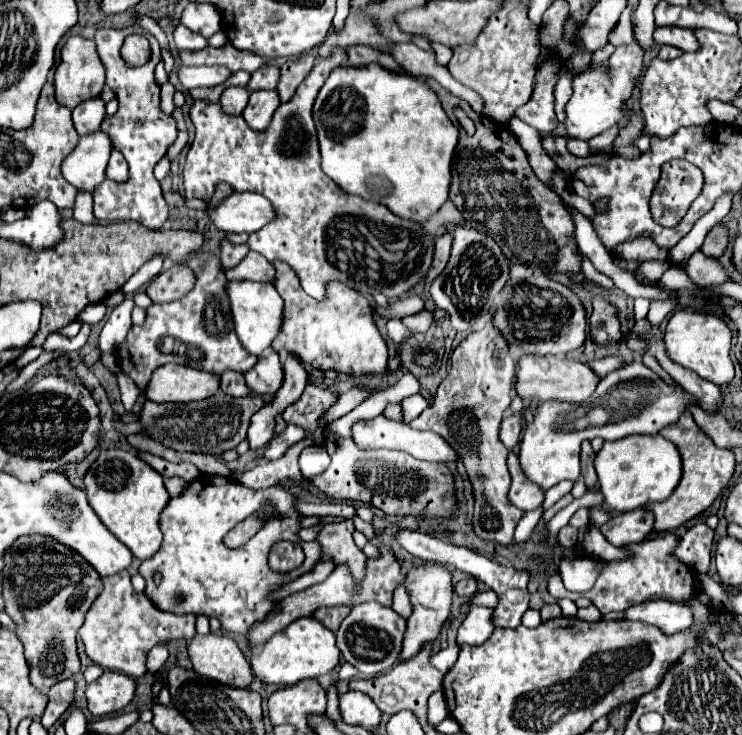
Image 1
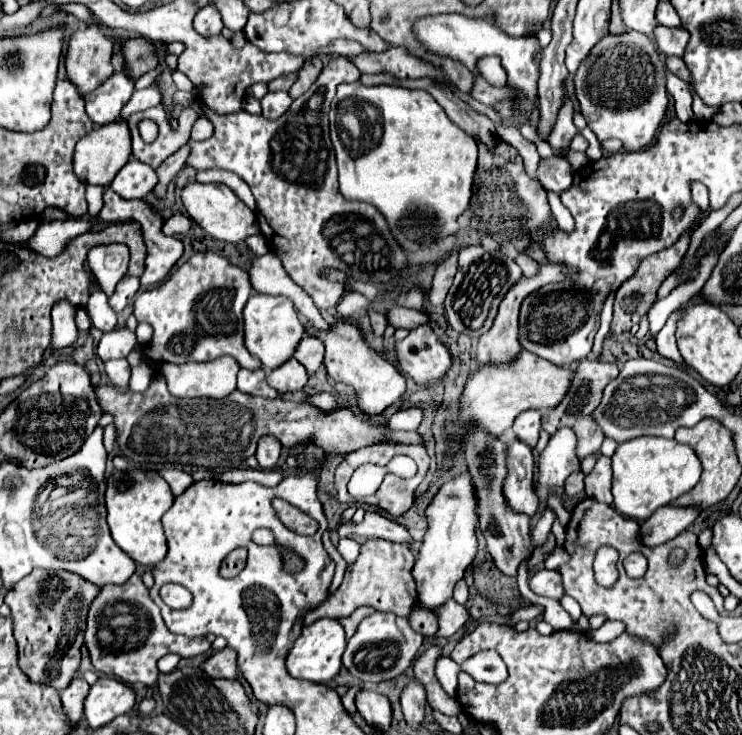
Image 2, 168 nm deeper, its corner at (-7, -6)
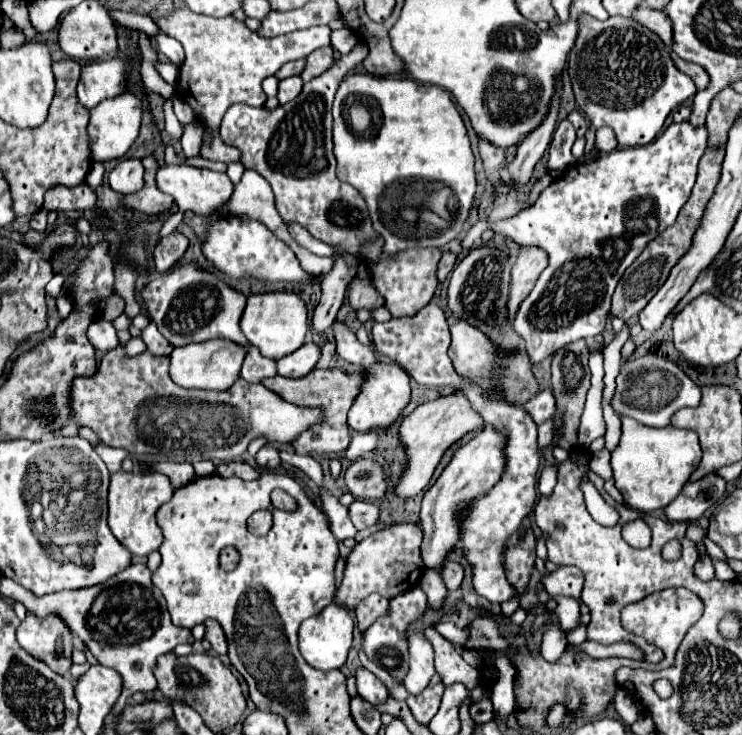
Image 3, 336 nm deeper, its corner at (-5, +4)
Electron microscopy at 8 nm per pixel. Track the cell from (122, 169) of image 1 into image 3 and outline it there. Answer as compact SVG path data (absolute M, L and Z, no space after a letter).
M128 158L116 164L116 168L110 172L108 182L112 190L120 194L134 194L144 186L144 166L140 158Z

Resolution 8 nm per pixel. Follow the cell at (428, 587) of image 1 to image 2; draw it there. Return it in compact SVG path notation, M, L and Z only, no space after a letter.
M468 472L448 480L438 490L434 500L426 508L426 520L428 520L428 532L422 540L422 548L412 574L418 586L420 602L424 604L426 610L432 610L452 598L456 582L464 576L464 570L472 564L478 550L478 540L476 540L478 500Z

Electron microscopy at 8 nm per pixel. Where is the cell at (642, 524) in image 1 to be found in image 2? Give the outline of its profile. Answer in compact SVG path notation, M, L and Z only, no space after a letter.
M664 506L656 510L646 522L640 524L642 528L642 542L646 546L658 546L674 536L678 536L682 530L686 530L702 512L700 506L692 508L678 508L678 506Z

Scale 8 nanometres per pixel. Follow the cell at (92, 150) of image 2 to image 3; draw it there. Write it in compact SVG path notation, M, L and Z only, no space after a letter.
M124 92L112 100L104 100L96 108L92 108L90 122L88 122L90 158L94 162L108 162L108 160L122 158L138 136L140 120L142 120L142 102L136 96L132 96L130 92Z

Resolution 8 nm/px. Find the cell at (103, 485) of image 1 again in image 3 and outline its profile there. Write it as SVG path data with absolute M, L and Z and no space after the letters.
M114 472L110 476L108 492L108 526L122 546L126 546L136 556L148 556L158 550L164 542L162 530L156 524L156 510L168 502L174 494L170 480L160 472L140 474L140 472Z

